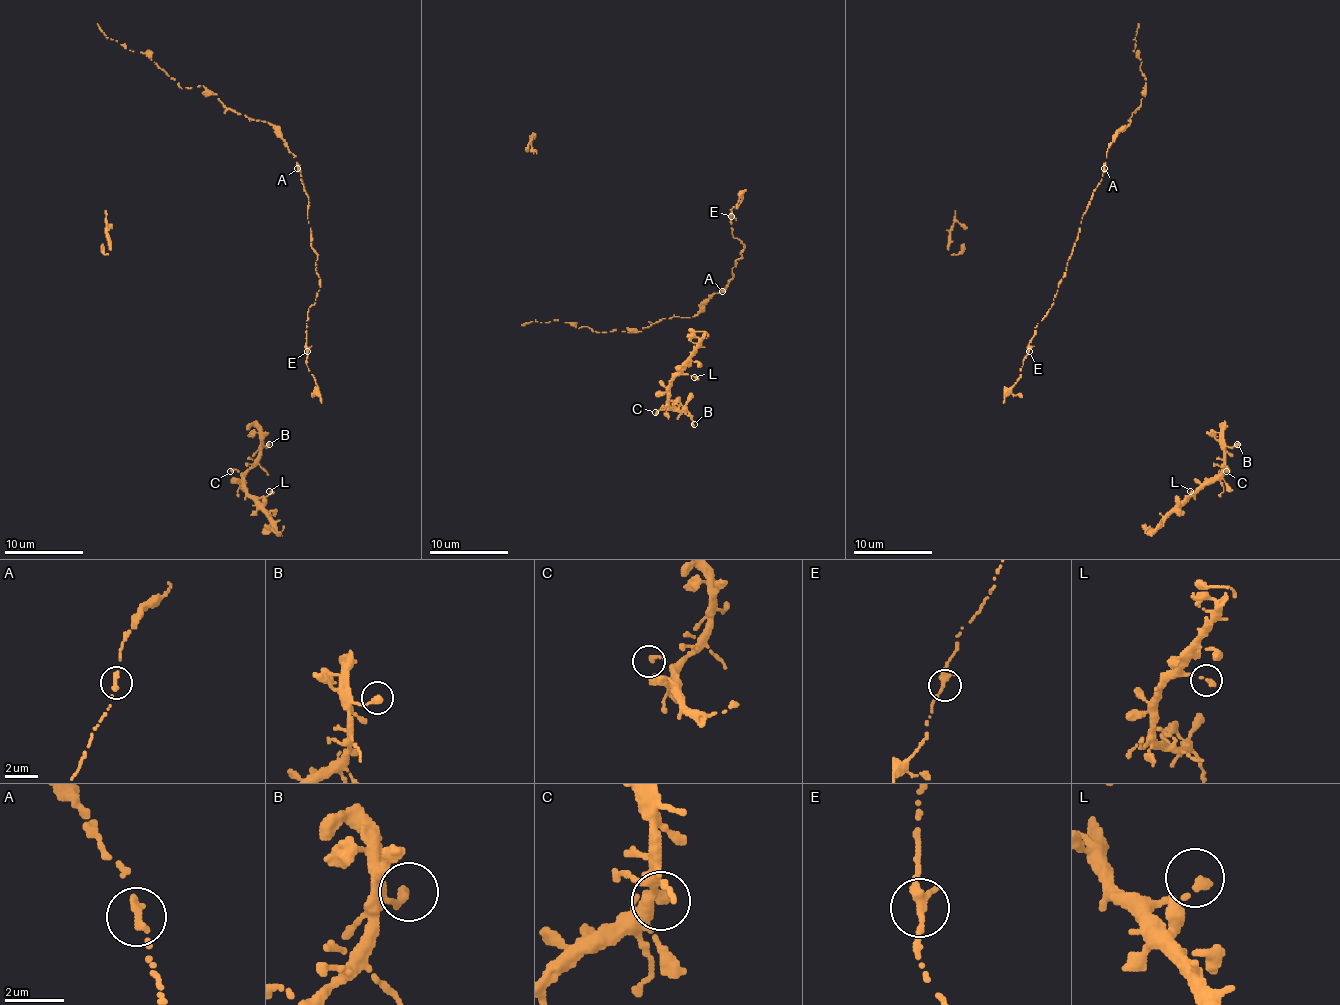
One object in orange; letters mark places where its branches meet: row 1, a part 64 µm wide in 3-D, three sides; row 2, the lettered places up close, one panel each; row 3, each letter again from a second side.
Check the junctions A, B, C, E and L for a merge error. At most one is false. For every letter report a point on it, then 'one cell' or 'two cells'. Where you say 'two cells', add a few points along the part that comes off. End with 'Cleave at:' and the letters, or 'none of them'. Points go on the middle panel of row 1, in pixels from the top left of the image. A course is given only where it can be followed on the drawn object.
A: place (722, 291); one cell
B: place (694, 424); one cell
C: place (655, 412); one cell
E: place (731, 216); one cell
L: place (694, 377); one cell
Cleave at: none of them

